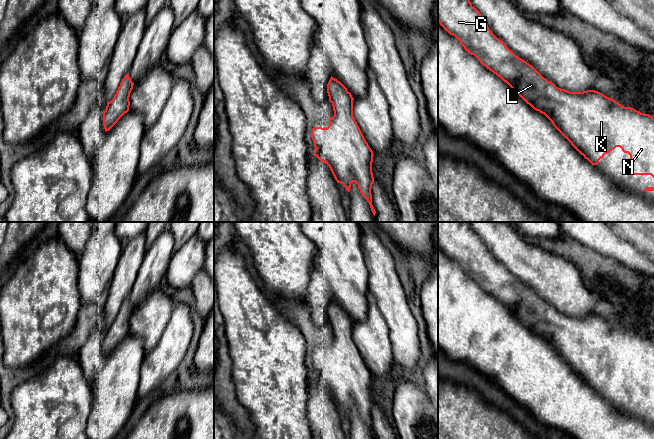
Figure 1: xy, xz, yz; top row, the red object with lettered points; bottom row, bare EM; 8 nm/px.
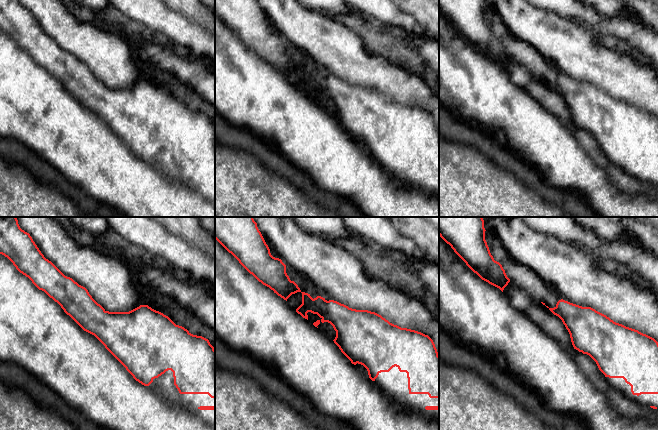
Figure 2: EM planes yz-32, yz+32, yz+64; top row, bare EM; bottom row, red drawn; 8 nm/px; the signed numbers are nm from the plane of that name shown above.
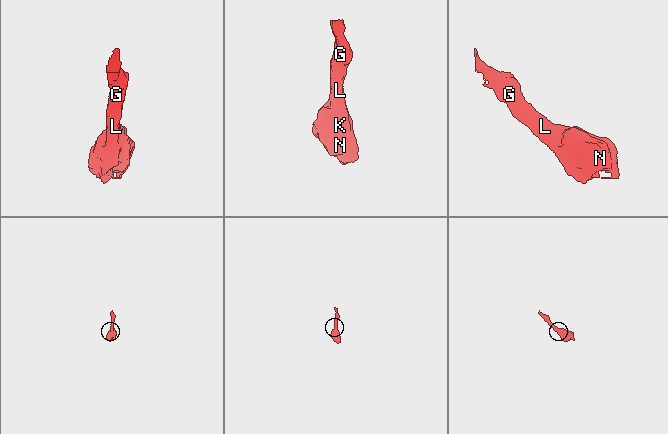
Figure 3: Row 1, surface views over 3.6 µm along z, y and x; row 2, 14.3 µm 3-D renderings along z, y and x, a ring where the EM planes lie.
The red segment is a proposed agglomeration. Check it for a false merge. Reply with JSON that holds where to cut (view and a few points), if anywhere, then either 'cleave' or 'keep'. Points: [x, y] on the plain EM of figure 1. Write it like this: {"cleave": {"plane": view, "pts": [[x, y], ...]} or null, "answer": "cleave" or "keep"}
{"cleave": null, "answer": "keep"}

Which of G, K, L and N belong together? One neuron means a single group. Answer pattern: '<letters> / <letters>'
G K L N

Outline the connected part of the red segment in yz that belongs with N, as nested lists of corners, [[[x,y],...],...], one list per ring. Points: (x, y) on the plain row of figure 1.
[[[438,222],[438,246],[450,259],[455,260],[471,279],[480,287],[506,306],[534,334],[544,338],[553,350],[571,369],[592,389],[597,389],[605,378],[620,371],[630,379],[631,399],[651,399],[654,402],[654,342],[634,332],[624,331],[614,323],[595,315],[570,316],[558,312],[544,302],[532,289],[516,280],[502,264],[489,253],[479,235],[472,230],[470,222]]]

